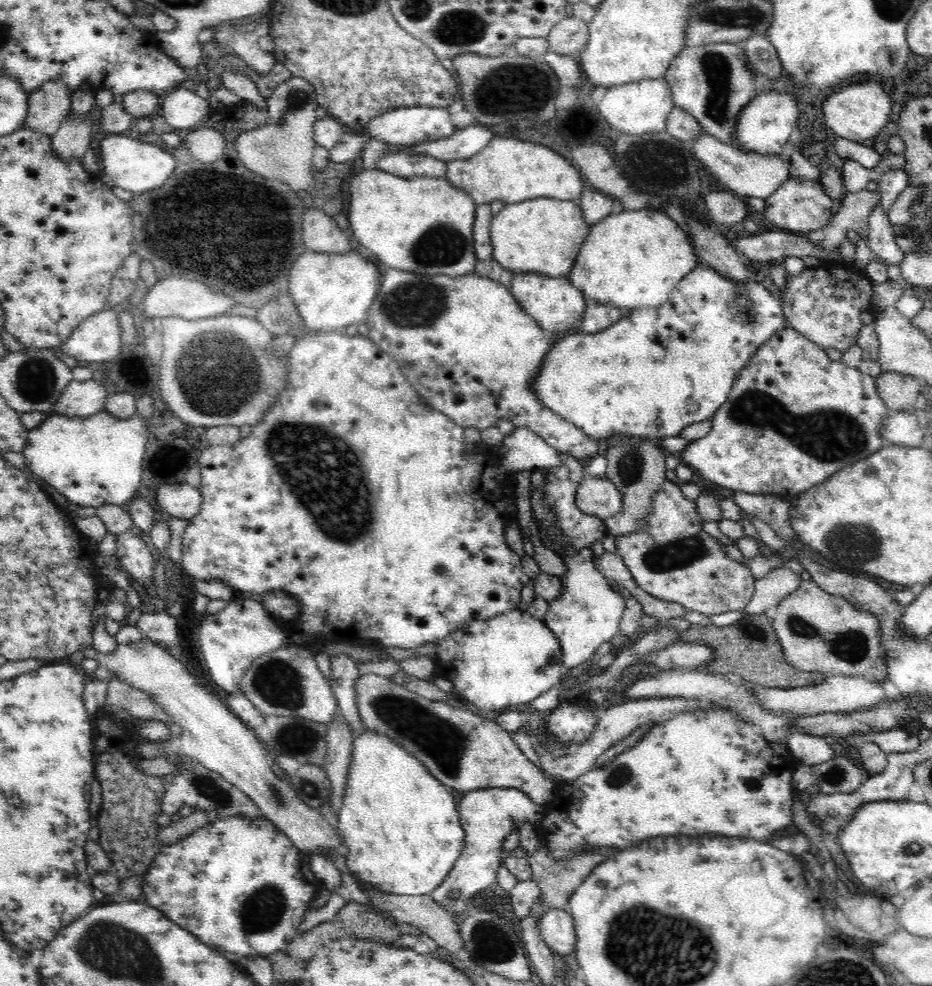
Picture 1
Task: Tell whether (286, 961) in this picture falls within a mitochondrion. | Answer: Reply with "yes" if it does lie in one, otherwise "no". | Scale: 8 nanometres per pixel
no

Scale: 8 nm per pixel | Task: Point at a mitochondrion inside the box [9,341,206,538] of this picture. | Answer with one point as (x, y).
(35, 377)

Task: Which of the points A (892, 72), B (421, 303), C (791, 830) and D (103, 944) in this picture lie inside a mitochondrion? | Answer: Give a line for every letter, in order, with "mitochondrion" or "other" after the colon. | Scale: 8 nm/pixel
A: other
B: mitochondrion
C: other
D: mitochondrion

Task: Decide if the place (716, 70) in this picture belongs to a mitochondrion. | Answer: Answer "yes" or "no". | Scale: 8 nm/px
yes

